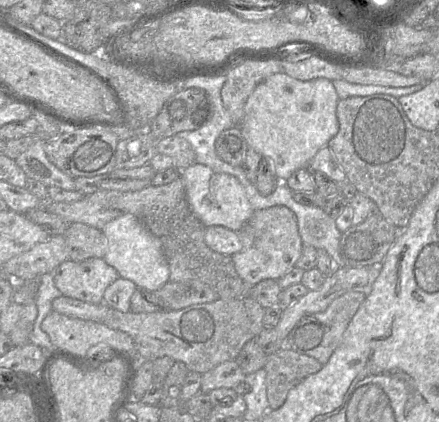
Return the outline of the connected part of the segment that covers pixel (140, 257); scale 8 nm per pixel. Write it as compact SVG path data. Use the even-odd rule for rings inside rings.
M128 213L108 222L102 232L108 241L107 252L103 259L117 270L120 277L131 280L137 288L147 291L156 291L169 281L170 268L161 240L149 232L133 214Z

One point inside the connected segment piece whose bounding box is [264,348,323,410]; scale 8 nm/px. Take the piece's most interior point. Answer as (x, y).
(285, 368)

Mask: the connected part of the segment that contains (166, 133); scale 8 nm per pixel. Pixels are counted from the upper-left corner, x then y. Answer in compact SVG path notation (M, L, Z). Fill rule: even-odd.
M183 87L164 103L146 130L157 139L163 139L182 131L199 129L211 117L209 95L198 87Z

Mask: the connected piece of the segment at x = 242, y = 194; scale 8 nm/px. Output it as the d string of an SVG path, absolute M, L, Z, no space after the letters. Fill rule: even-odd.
M195 163L182 170L180 177L191 209L206 227L218 225L237 232L254 212L244 187L230 174L217 173L206 165Z

